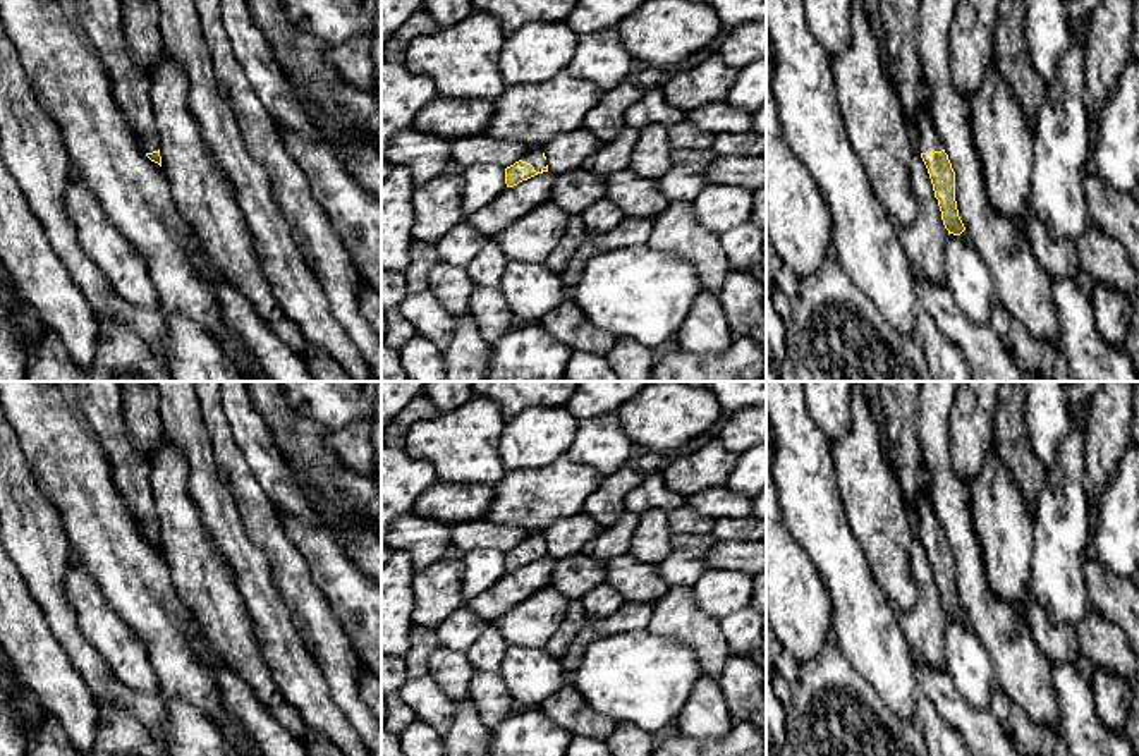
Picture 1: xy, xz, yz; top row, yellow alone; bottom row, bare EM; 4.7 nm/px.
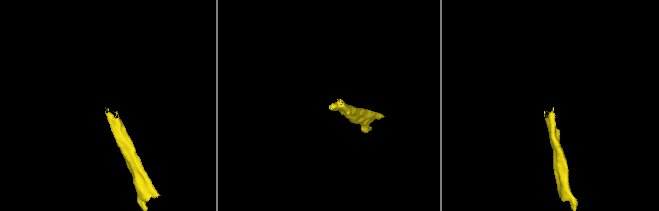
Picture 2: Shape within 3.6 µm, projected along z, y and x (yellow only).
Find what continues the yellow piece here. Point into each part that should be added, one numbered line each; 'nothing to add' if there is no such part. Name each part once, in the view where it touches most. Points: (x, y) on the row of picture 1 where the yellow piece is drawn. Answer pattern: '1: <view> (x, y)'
1: xz (535, 157)

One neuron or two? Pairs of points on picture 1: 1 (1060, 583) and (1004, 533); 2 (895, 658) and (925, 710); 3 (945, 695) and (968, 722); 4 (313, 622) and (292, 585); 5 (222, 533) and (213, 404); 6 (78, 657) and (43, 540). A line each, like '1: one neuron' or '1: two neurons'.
1: two neurons
2: two neurons
3: one neuron
4: one neuron
5: two neurons
6: one neuron

